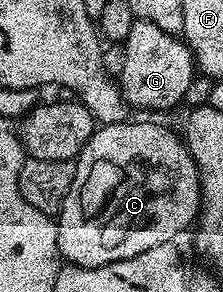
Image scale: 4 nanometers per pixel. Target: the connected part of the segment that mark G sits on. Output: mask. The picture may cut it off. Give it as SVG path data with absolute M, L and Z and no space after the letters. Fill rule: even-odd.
M134 18L131 33L127 33L123 46L125 56L123 57L123 73L119 76L119 86L130 108L142 107L145 111L169 111L173 106L178 106L195 76L193 50L184 39L159 29L159 25L151 21Z

